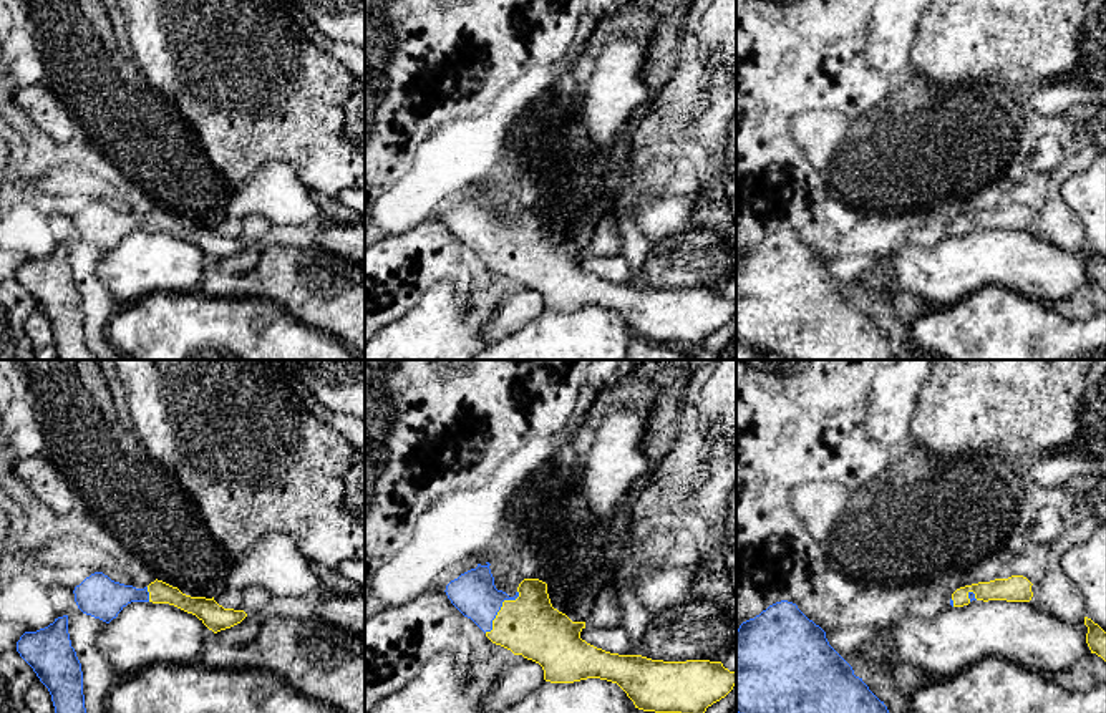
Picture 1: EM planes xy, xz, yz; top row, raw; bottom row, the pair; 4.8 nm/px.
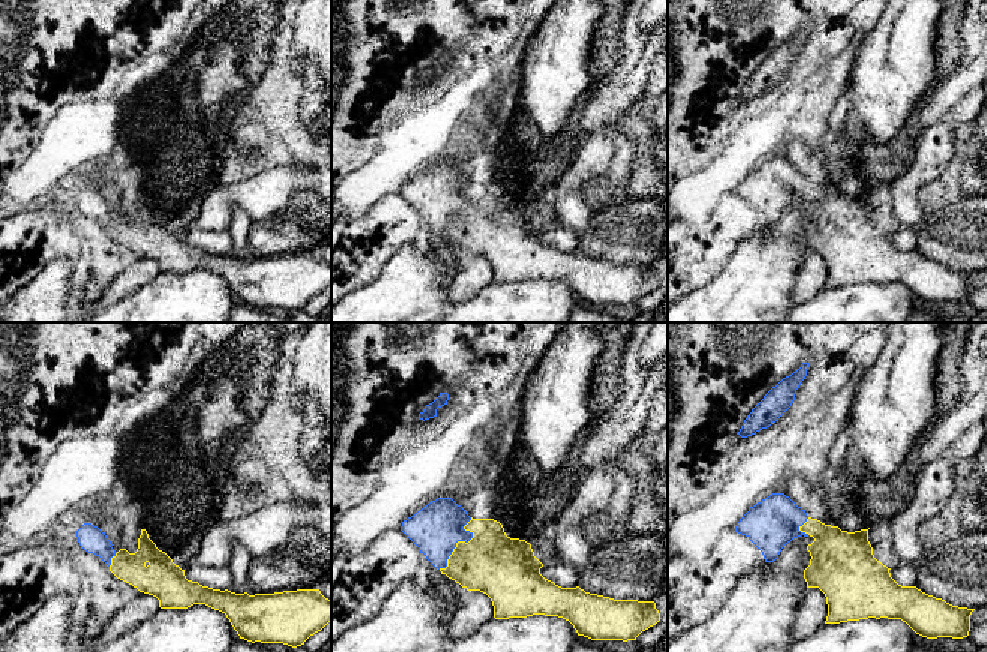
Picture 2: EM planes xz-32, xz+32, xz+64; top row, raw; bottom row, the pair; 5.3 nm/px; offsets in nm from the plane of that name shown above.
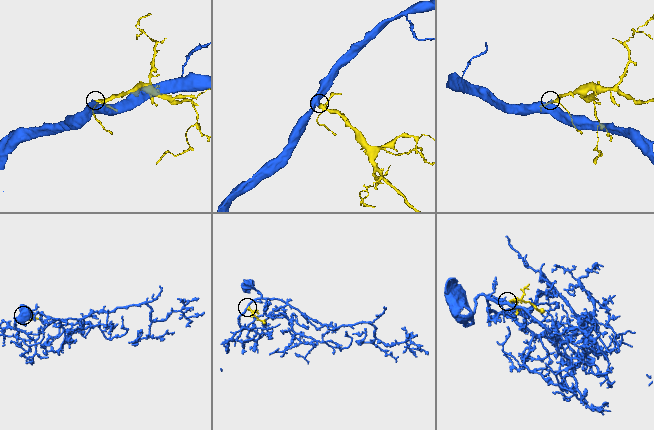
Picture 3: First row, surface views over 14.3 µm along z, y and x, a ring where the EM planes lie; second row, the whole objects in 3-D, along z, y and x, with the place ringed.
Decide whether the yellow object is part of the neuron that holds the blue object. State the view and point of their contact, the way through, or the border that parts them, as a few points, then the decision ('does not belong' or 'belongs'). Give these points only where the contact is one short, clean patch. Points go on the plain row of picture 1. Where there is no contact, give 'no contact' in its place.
xz (499, 237) | across xz (473, 223), (489, 237), (499, 237), (513, 251), (529, 254) | belongs

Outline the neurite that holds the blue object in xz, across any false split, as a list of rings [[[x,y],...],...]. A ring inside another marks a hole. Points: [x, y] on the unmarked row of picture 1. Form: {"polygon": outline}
{"polygon": [[[489,191],[478,192],[476,197],[451,209],[444,221],[451,232],[464,245],[471,247],[492,272],[539,292],[546,310],[574,312],[600,307],[617,312],[638,338],[693,345],[703,345],[708,335],[725,327],[736,313],[736,302],[725,297],[721,290],[663,290],[597,277],[580,267],[585,250],[572,250],[565,242],[552,235],[546,211],[524,207],[516,224],[509,226],[496,217],[489,194]]]}

